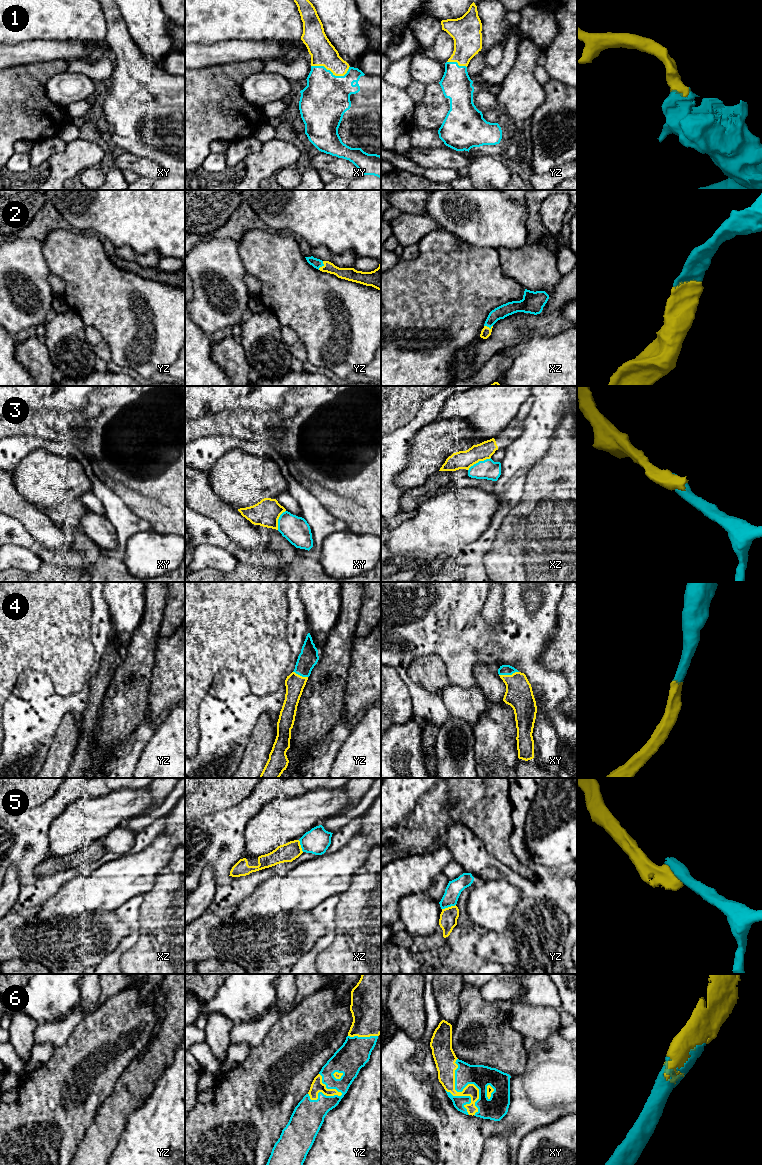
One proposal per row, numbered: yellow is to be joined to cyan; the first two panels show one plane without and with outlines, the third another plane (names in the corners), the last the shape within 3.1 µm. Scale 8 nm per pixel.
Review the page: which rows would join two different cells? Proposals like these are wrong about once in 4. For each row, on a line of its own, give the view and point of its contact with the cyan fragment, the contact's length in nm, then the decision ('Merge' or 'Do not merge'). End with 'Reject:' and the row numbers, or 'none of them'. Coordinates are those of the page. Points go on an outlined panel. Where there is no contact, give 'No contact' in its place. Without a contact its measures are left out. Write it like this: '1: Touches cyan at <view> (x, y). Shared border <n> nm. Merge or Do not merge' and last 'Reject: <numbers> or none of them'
1: Touches cyan at xy (330, 71). Shared border 320 nm. Merge
2: Touches cyan at yz (322, 265). Shared border 80 nm. Merge
3: Touches cyan at xz (479, 461). Shared border 220 nm. Do not merge
4: Touches cyan at xy (508, 674). Shared border 160 nm. Merge
5: Touches cyan at yz (448, 906). Shared border 120 nm. Do not merge
6: Touches cyan at xy (464, 1087). Shared border 480 nm. Merge
Reject: 3, 5

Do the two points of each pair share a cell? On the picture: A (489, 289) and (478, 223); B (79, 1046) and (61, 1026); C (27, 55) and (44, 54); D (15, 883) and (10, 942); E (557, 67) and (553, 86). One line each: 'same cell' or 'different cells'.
A: different cells
B: different cells
C: same cell
D: different cells
E: different cells

